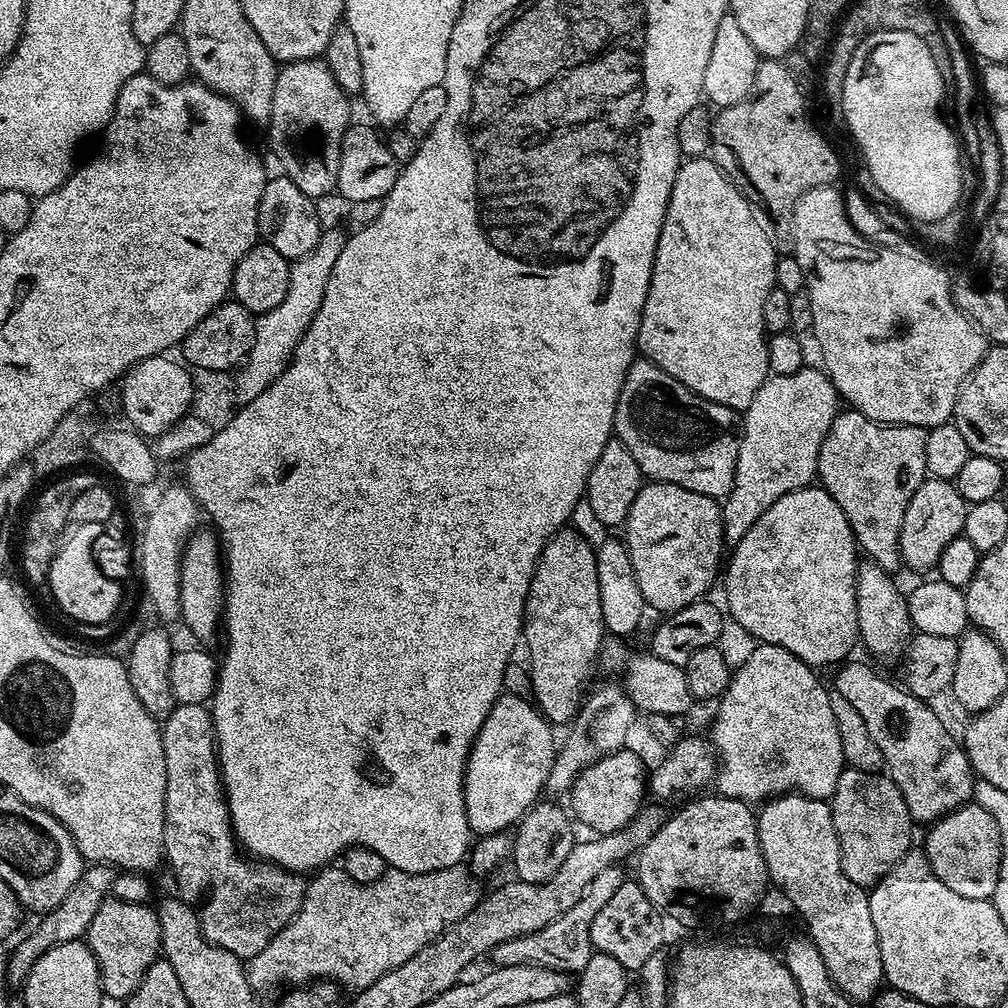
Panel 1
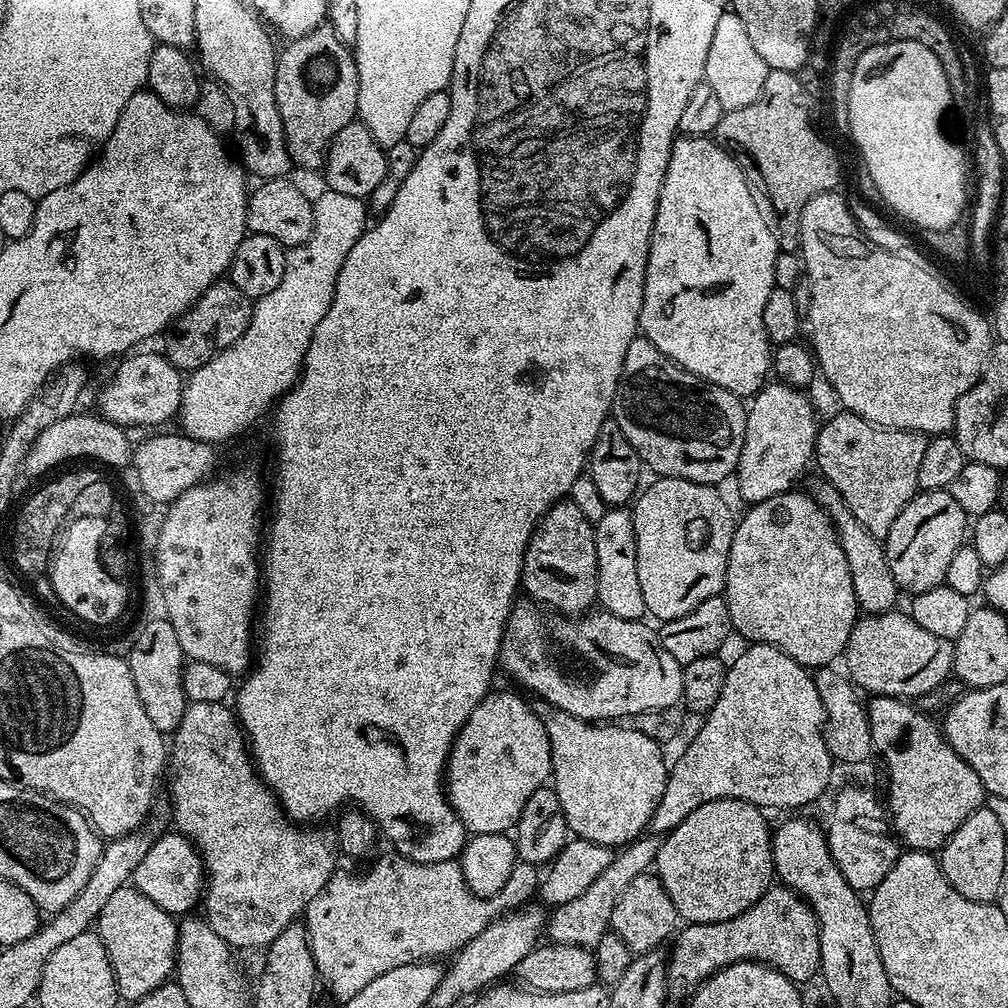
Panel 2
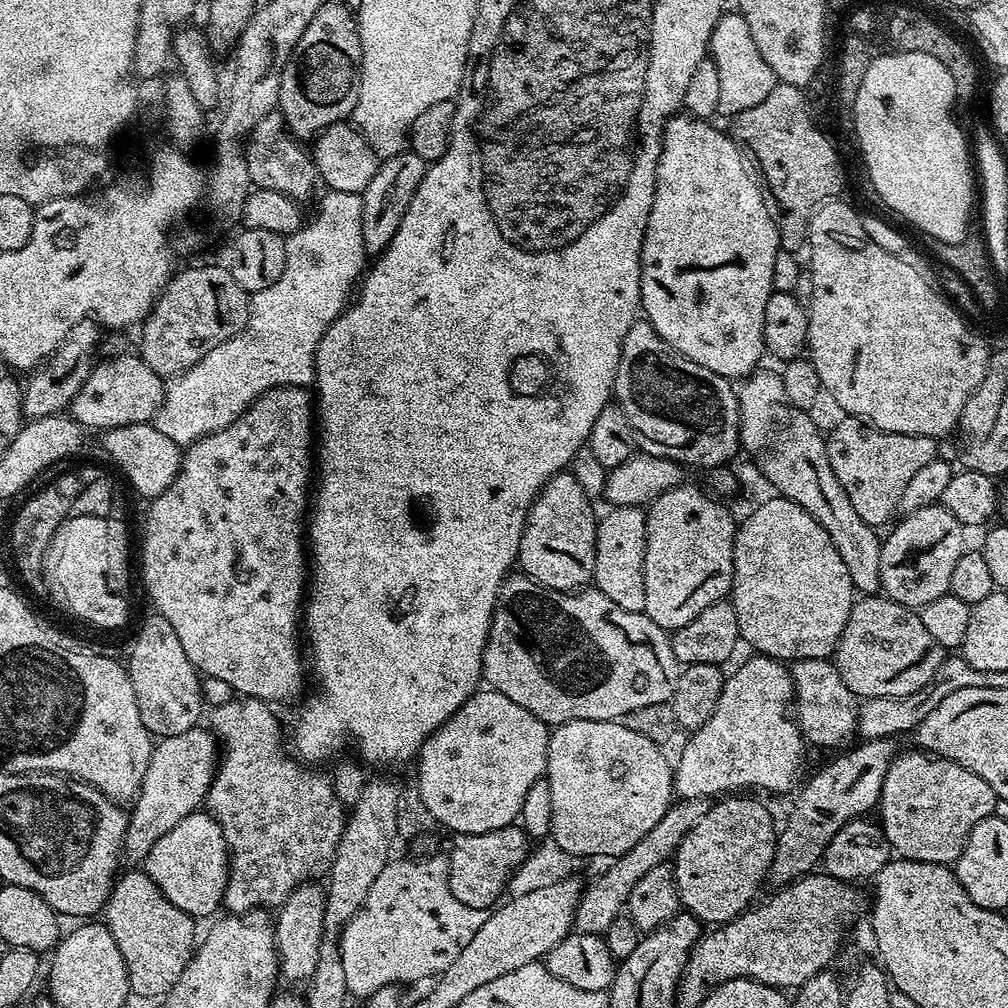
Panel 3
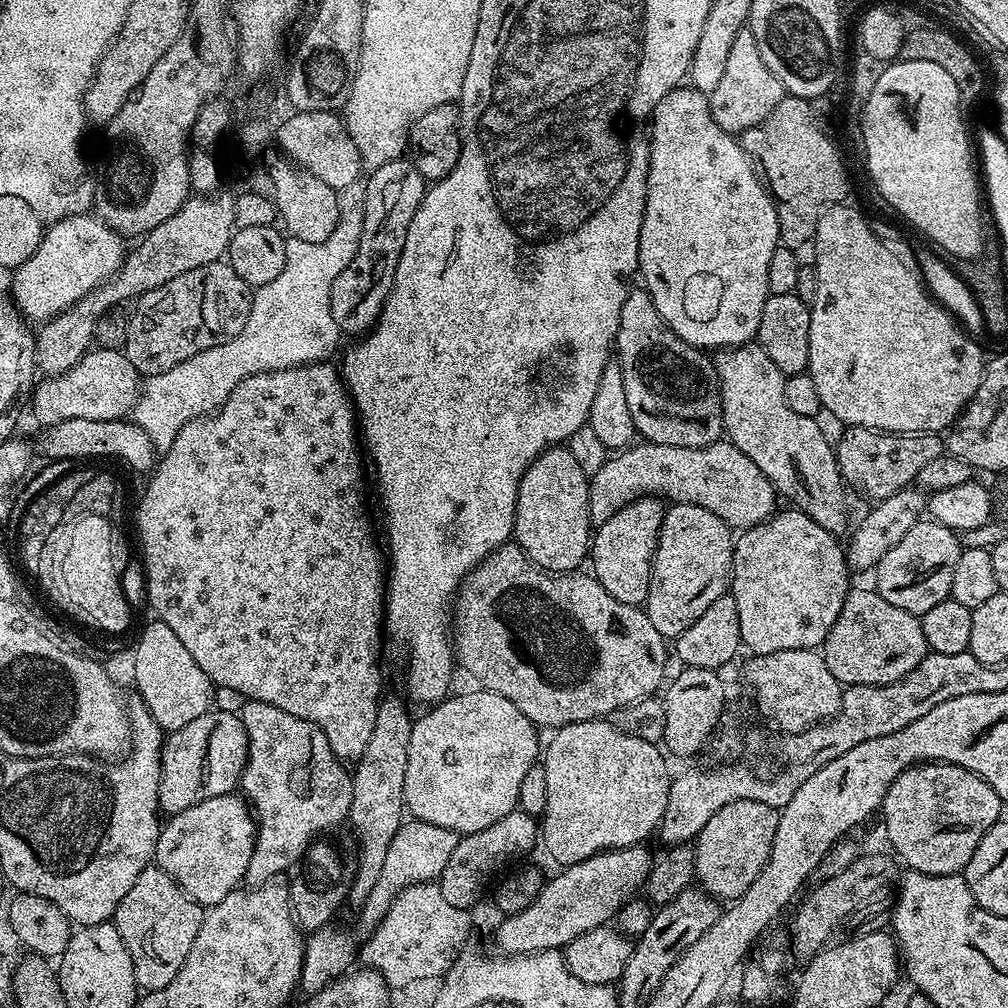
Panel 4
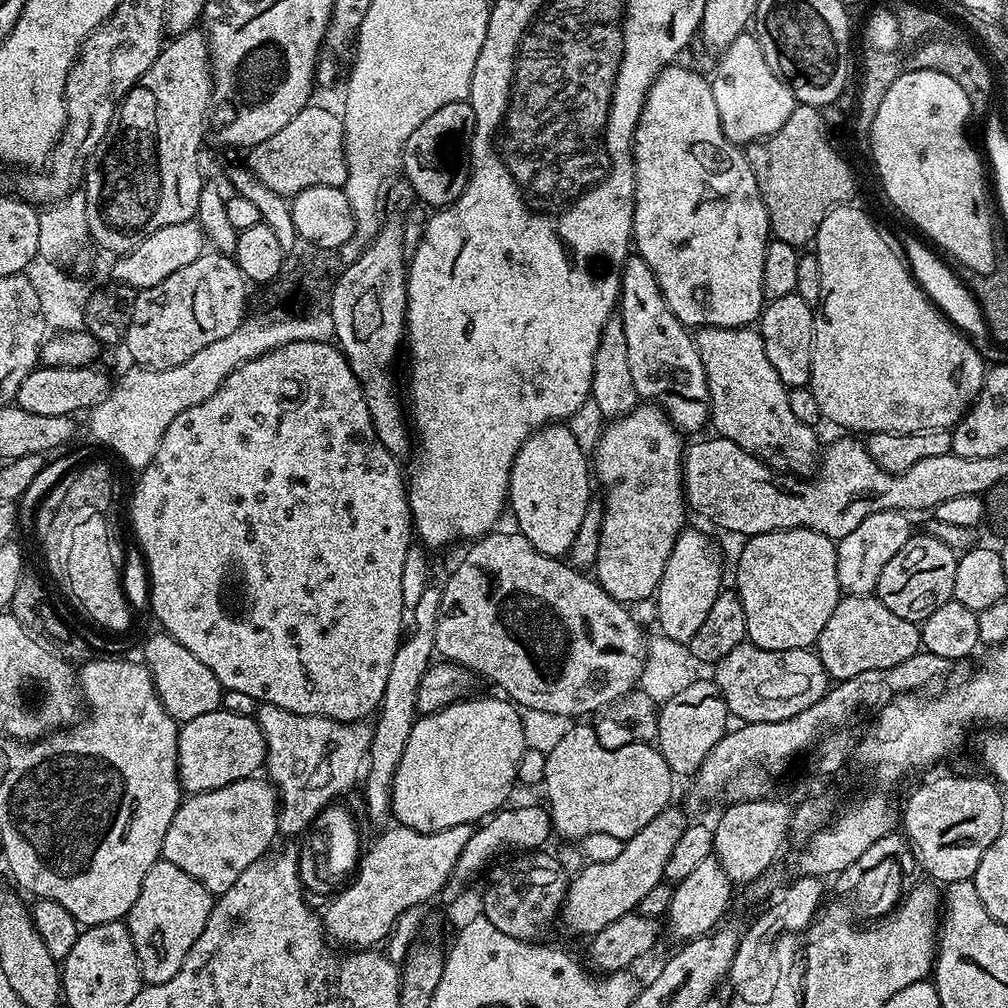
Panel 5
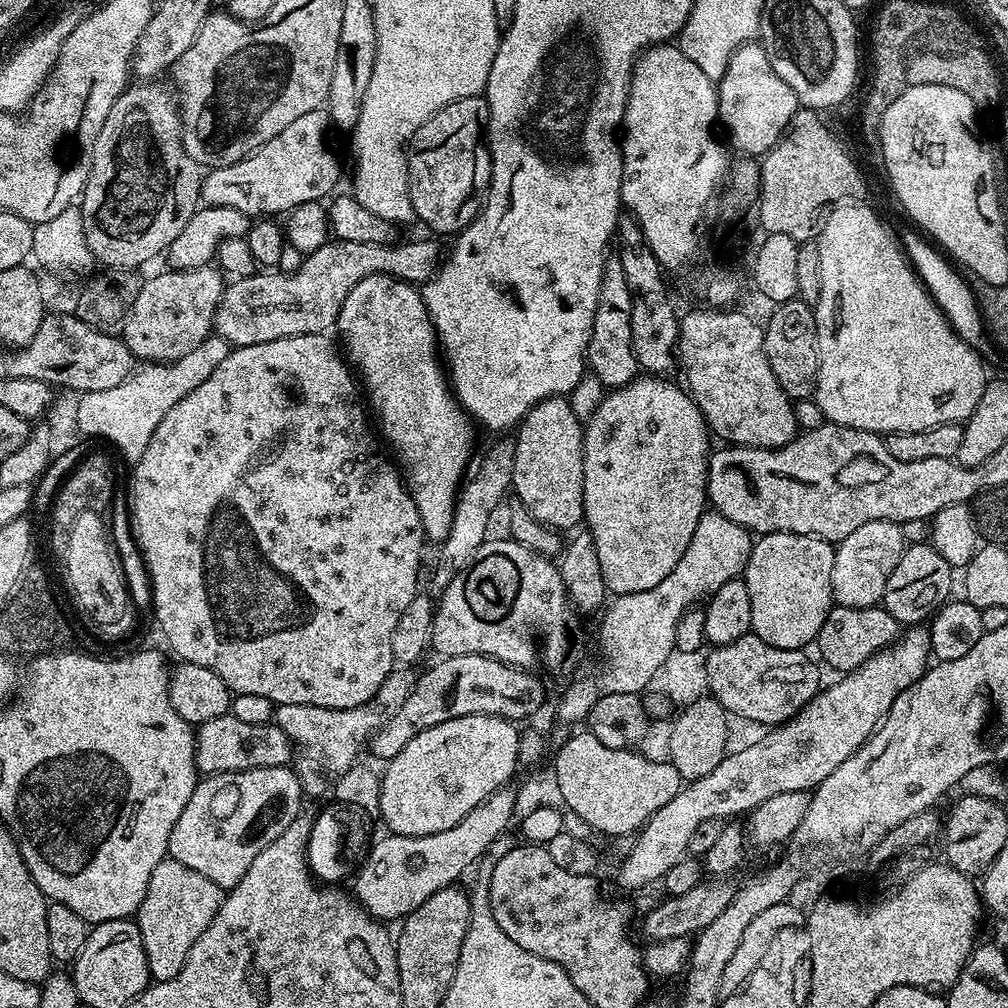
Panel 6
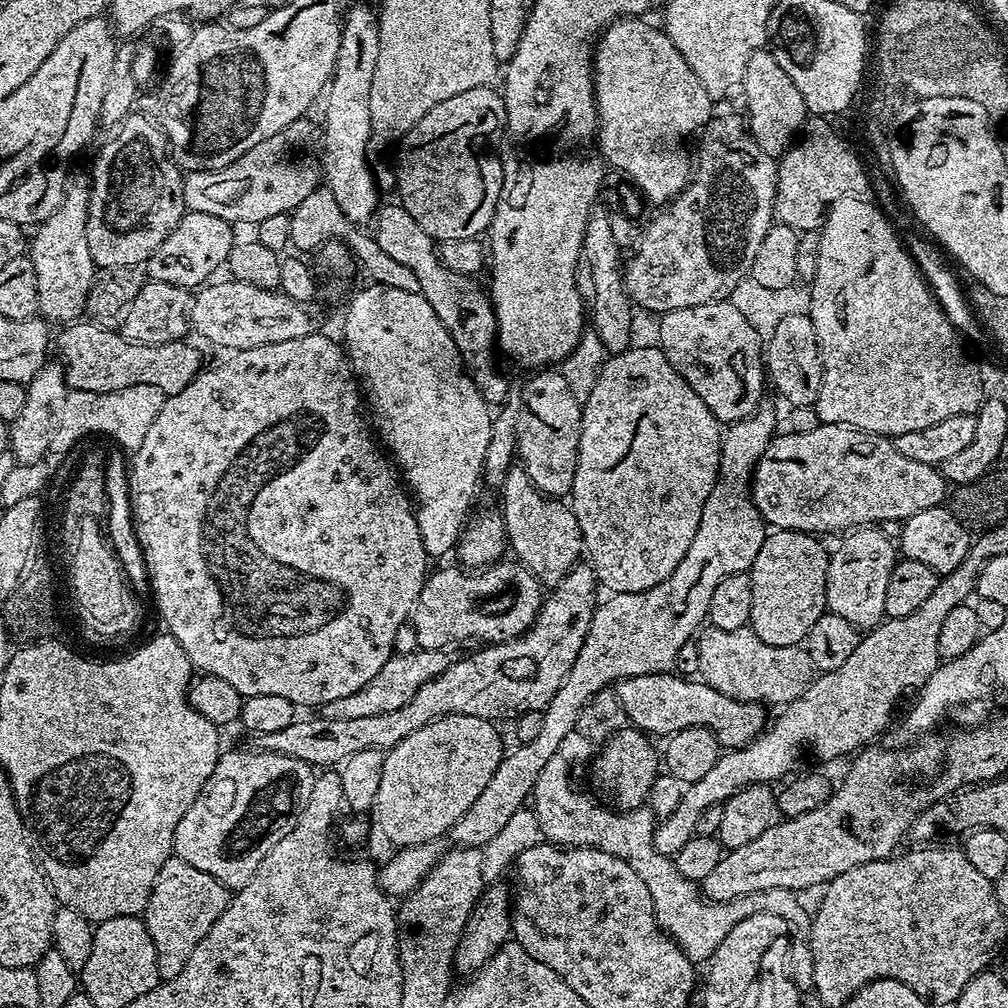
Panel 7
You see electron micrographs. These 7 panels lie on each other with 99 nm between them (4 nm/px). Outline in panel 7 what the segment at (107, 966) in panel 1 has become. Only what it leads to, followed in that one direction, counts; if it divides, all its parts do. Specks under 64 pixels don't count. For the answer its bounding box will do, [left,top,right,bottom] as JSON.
[142,854,230,981]

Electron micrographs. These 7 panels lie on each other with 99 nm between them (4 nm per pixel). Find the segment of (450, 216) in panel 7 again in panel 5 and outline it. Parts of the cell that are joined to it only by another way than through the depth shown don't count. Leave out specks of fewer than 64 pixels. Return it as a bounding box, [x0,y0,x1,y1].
[402,100,475,209]

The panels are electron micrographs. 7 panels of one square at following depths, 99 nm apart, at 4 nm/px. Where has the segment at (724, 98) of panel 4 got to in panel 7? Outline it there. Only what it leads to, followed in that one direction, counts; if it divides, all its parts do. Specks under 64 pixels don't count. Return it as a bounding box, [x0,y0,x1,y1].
[742,50,810,158]

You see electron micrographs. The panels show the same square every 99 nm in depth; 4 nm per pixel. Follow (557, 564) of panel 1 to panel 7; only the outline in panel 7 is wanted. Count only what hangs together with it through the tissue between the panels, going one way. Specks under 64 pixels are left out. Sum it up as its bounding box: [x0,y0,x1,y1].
[516,370,582,498]

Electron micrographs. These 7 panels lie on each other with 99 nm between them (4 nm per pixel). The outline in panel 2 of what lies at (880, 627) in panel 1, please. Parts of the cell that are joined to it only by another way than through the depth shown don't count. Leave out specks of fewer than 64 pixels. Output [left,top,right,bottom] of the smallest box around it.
[810,478,898,616]

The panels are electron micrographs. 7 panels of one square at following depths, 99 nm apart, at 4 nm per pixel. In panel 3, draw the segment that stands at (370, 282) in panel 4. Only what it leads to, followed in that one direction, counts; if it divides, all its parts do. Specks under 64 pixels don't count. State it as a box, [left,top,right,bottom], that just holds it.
[362,150,426,254]

